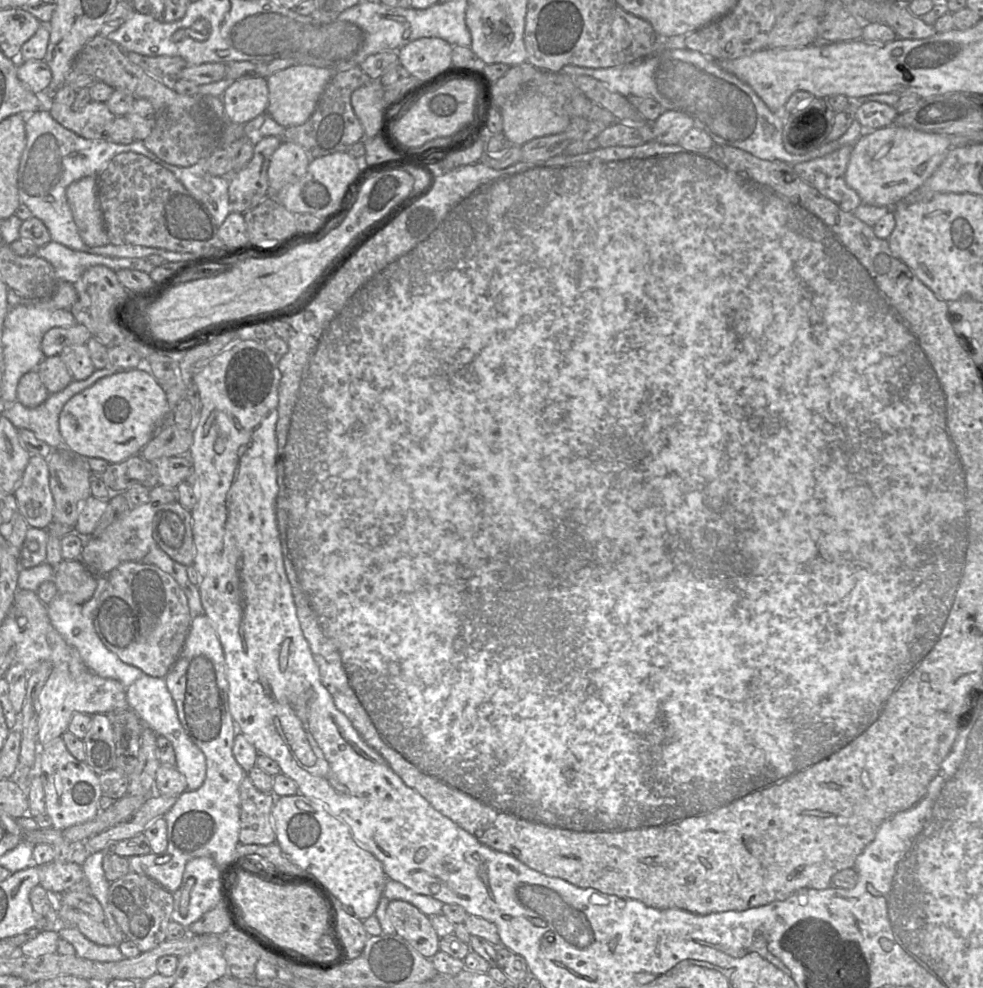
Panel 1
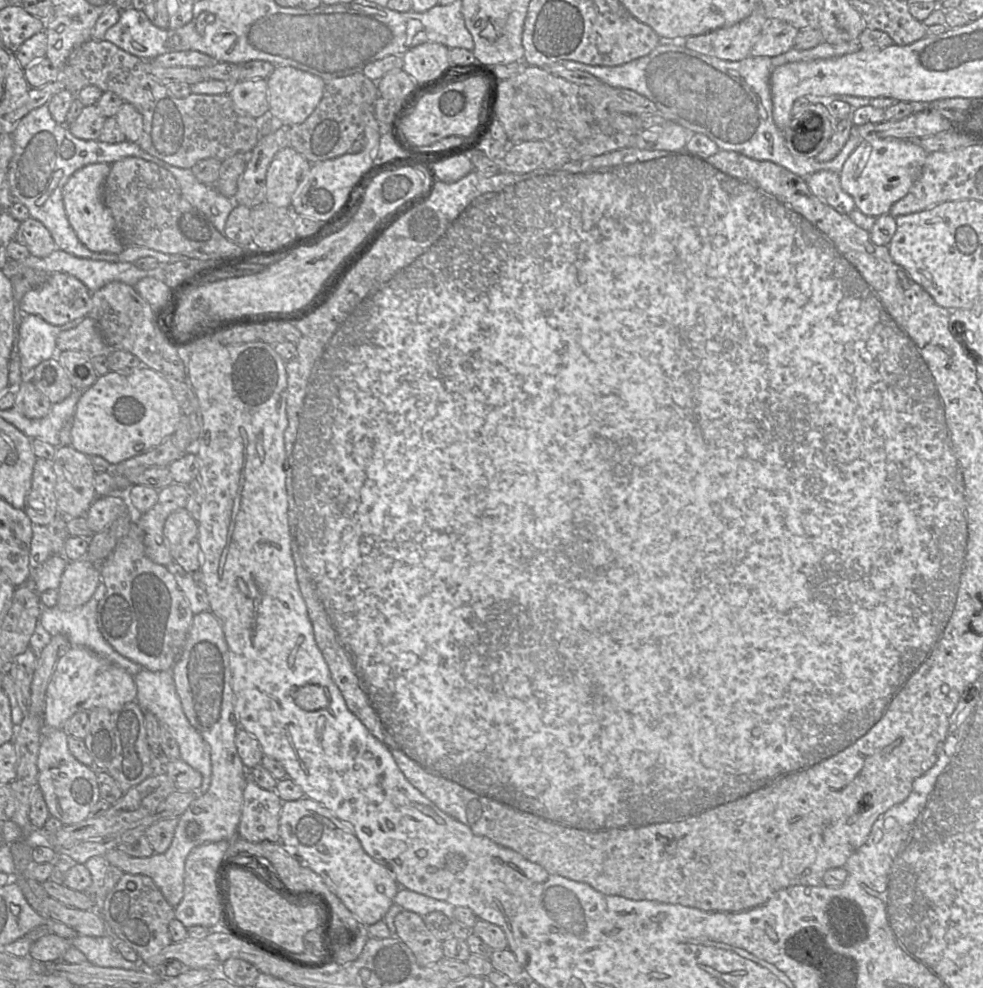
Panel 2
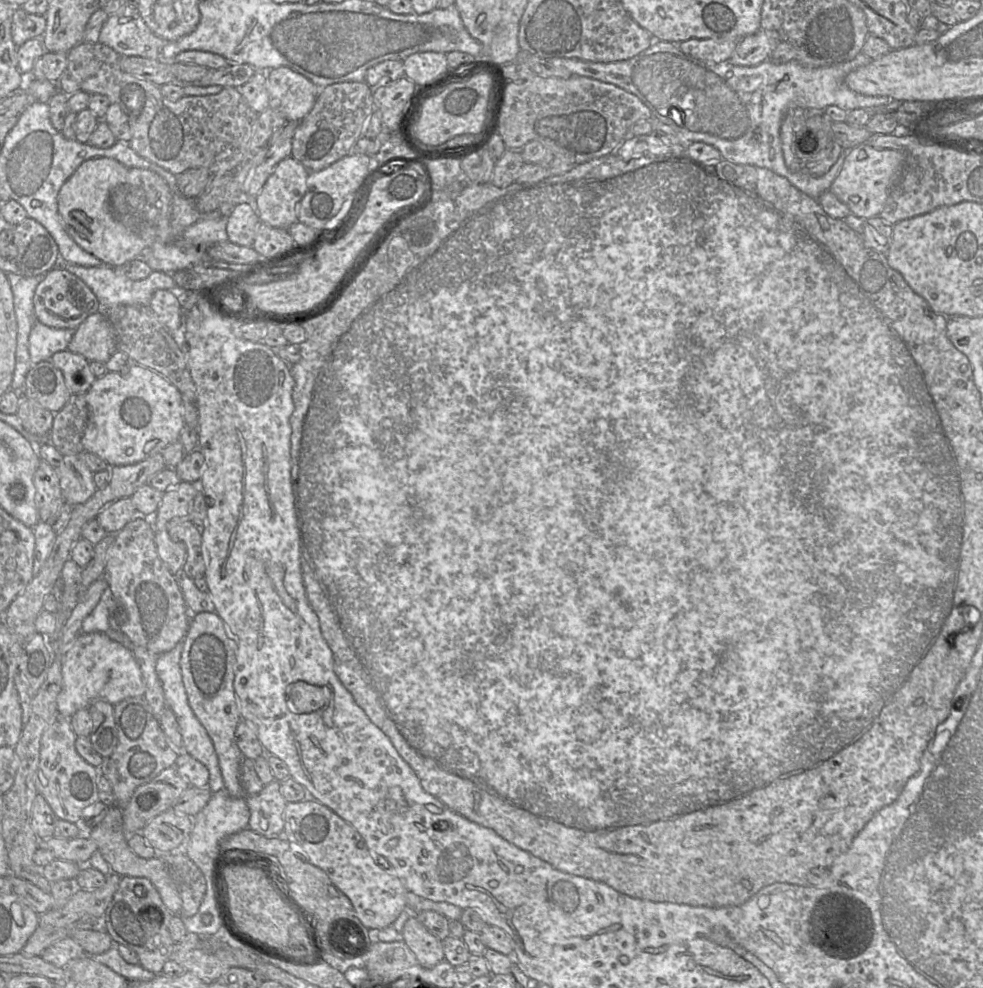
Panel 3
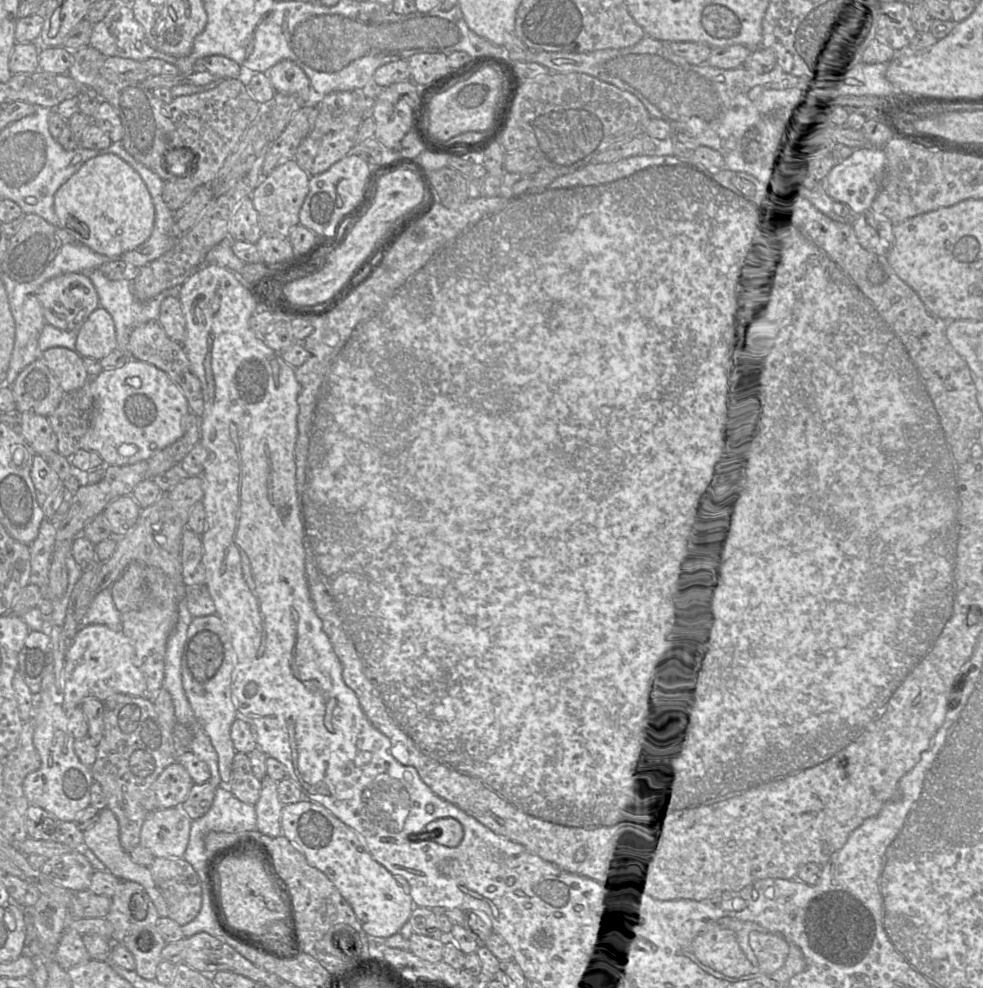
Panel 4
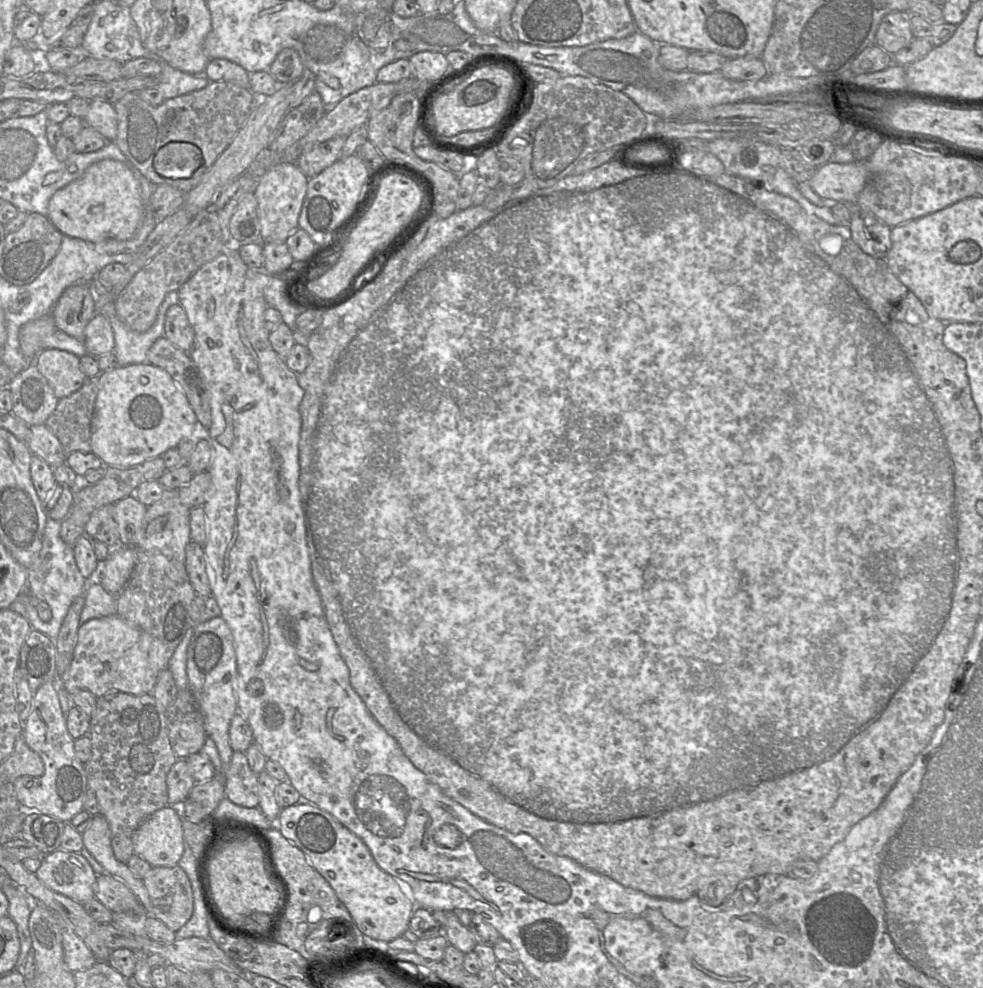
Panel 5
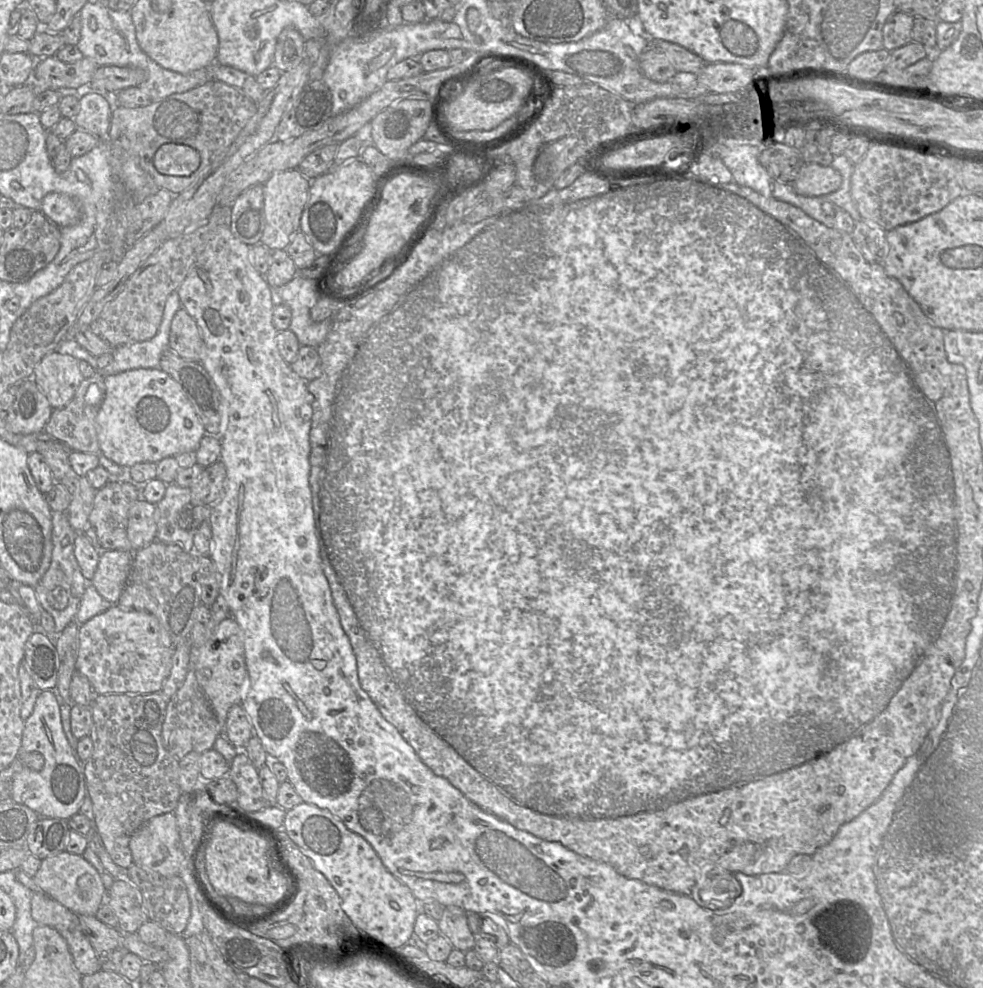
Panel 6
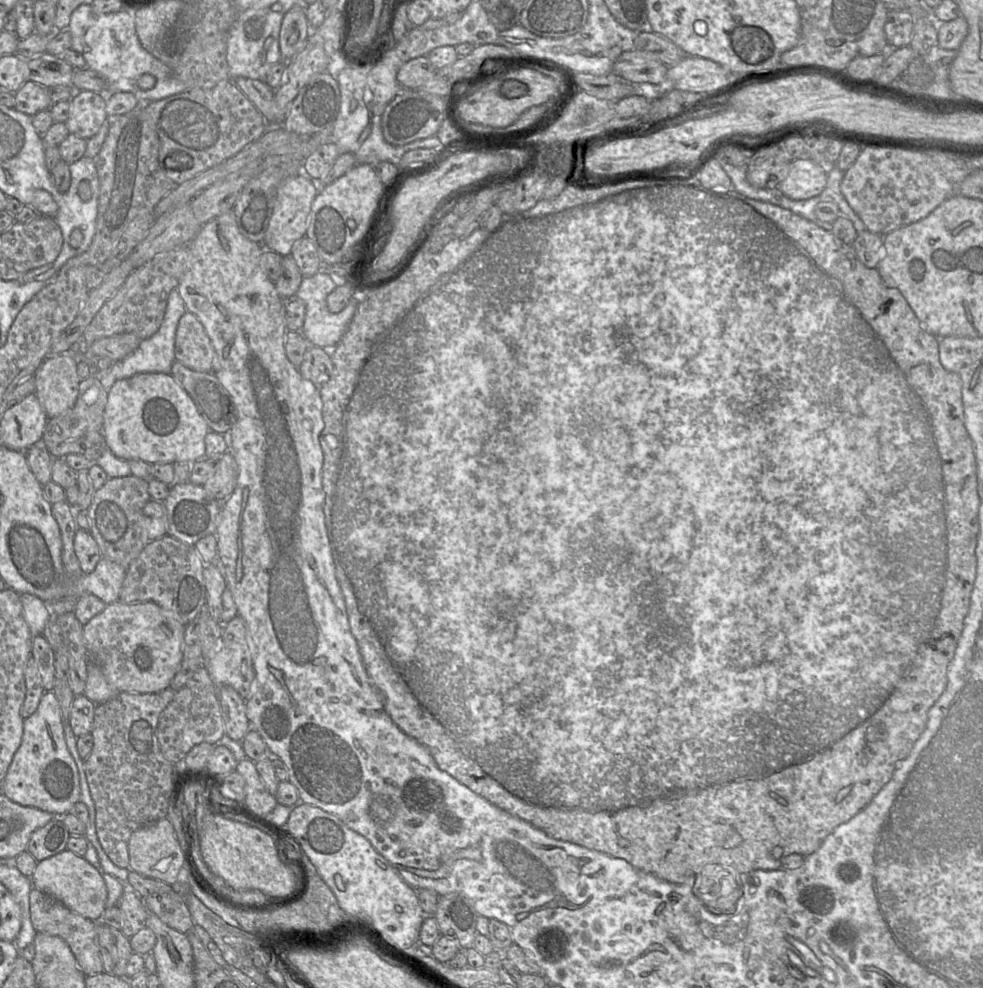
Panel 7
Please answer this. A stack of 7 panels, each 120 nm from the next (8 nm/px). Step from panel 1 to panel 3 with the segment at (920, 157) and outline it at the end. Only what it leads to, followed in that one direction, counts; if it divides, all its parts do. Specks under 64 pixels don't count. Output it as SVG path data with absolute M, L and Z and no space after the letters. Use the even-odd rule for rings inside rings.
M861 144L851 149L843 166L833 181L830 191L850 209L850 213L862 219L879 216L890 190L903 174L905 152L893 149L875 149Z

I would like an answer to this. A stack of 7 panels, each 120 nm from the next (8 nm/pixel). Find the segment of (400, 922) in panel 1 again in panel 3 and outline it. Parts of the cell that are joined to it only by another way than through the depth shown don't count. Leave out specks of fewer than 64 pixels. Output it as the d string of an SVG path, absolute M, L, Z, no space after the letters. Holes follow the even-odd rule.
M416 916L405 922L402 936L421 966L432 968L445 959L442 941L431 934Z

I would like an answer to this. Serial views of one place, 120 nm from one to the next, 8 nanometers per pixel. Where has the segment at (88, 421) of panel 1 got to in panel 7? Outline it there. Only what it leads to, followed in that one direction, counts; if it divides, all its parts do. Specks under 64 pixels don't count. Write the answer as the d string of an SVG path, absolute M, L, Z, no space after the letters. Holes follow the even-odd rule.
M138 373L116 381L108 392L103 434L107 448L123 460L194 463L205 458L205 437L209 431L194 402L171 374Z

